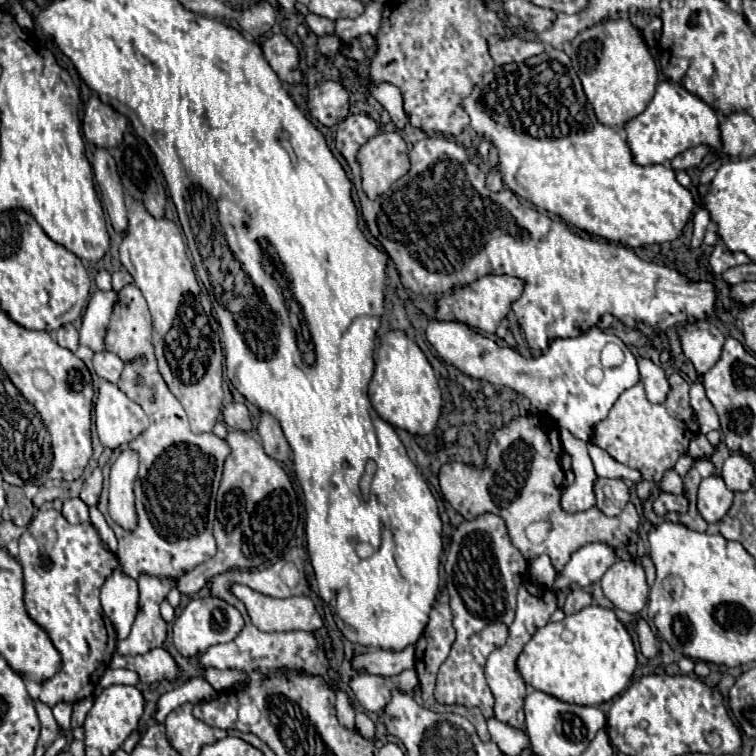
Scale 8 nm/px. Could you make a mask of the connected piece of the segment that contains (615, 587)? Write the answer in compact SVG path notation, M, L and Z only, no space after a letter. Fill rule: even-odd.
M635 560L615 562L601 578L601 588L613 606L627 614L639 614L647 604L649 586L643 568Z

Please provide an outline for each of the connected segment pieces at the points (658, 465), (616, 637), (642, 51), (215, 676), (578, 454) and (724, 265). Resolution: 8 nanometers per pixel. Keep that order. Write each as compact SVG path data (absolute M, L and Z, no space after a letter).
M678 373L668 380L671 390L665 404L651 404L645 398L643 384L637 382L619 396L609 416L595 426L593 434L593 444L607 450L617 462L639 470L643 480L653 482L661 482L663 474L675 466L677 458L687 452L689 442L699 434L699 426L689 405L690 385Z
M591 604L561 622L549 622L531 636L517 658L525 684L569 704L597 706L619 696L637 668L635 646L613 610Z
M607 20L577 34L571 46L573 68L583 84L587 102L597 120L611 128L623 128L651 102L657 86L657 66L629 20Z
M205 668L205 680L215 688L215 690L223 690L229 688L241 680L245 680L247 676L243 672L237 670L219 670L219 668Z
M559 430L561 432L561 444L571 454L573 458L573 472L575 472L575 484L563 490L561 506L567 512L583 512L595 506L595 492L593 484L597 480L597 474L593 470L591 458L587 454L587 444L577 440L571 432Z
M717 244L713 246L713 252L709 256L709 266L713 268L713 272L717 276L721 276L727 268L739 266L739 264L747 264L751 262L743 252L731 252L725 244Z

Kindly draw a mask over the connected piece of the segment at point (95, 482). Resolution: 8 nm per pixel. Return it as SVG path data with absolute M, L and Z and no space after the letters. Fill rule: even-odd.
M95 468L95 472L85 480L83 490L81 490L81 500L83 500L87 506L97 506L99 496L101 496L101 484L103 484L101 470Z

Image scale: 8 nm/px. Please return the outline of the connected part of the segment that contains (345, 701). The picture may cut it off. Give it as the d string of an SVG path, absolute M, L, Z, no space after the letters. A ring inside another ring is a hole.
M343 690L337 692L337 702L335 702L335 708L337 708L337 719L345 728L355 728L355 708L351 706L351 701Z

